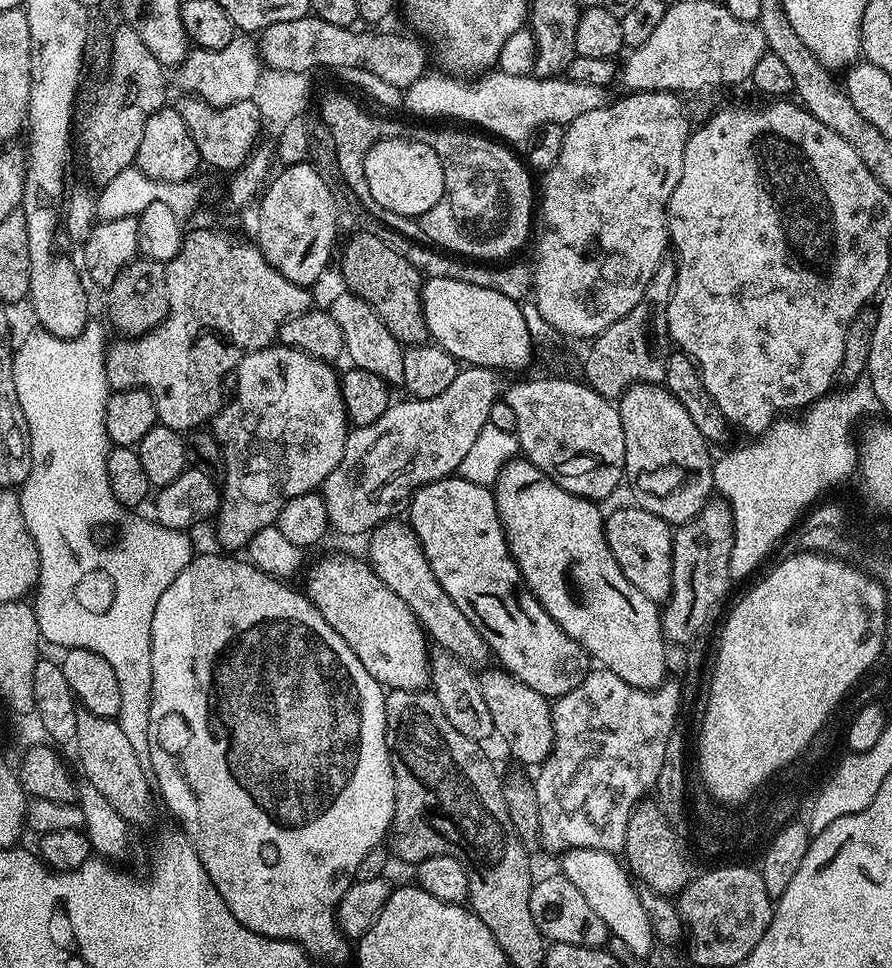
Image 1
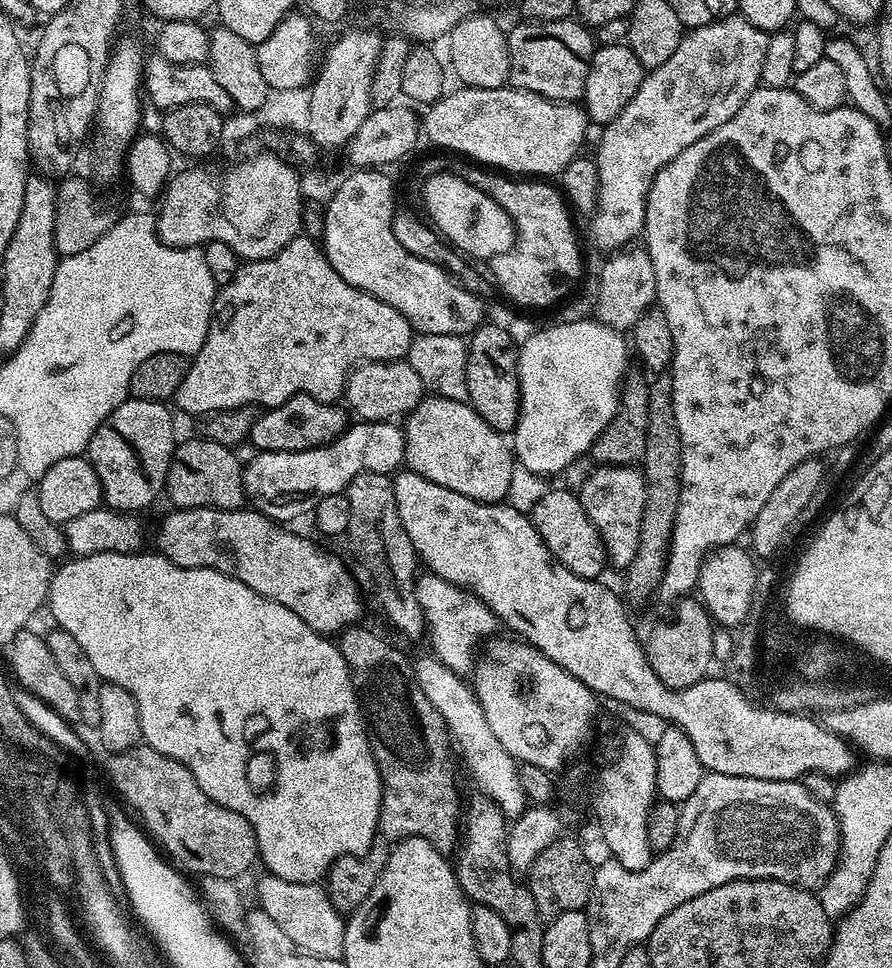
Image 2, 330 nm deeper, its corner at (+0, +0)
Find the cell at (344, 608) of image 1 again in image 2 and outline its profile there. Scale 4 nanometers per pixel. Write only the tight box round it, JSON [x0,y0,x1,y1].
[155,506,364,638]

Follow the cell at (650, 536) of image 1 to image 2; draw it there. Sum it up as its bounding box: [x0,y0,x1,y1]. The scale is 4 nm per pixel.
[530,487,608,580]

